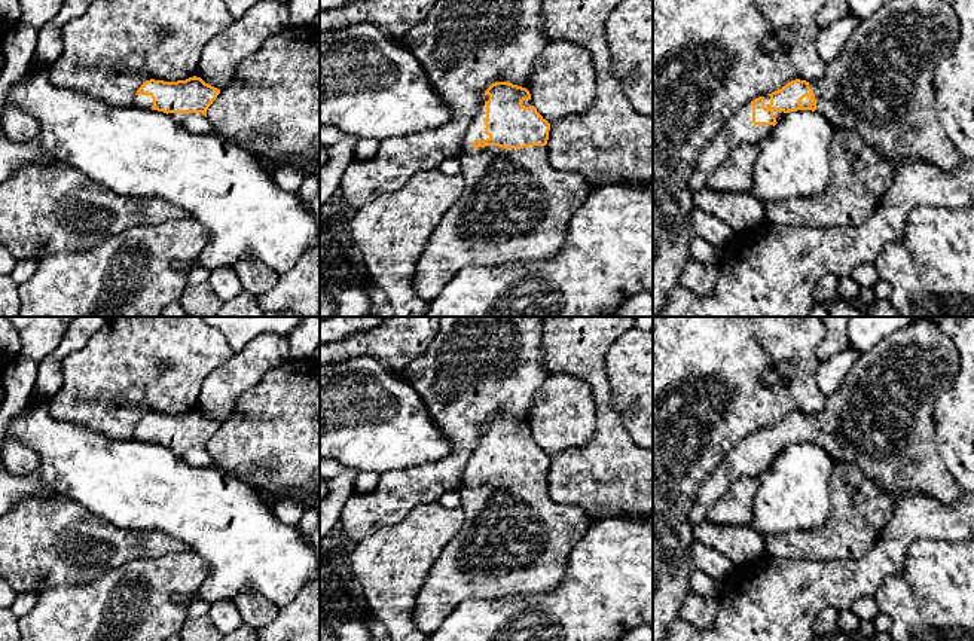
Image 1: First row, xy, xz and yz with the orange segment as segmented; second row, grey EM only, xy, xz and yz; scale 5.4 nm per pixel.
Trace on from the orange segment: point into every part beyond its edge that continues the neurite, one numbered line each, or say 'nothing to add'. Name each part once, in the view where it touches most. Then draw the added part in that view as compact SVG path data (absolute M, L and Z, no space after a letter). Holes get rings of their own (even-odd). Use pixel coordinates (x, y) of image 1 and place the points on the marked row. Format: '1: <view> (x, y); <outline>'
1: xz (516, 205); M489 95L482 97L458 156L464 190L442 217L415 263L412 286L427 302L436 299L464 268L553 259L564 245L570 219L592 192L583 175L555 168L546 146L476 149L474 140L489 138L485 134L488 100Z

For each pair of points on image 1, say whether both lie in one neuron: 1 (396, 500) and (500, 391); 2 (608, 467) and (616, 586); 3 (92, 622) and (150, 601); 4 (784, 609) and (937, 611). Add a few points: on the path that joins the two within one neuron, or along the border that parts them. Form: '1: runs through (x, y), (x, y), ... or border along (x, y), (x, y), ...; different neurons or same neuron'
1: runs through (427, 482), (461, 452), (463, 429), (469, 423); same neuron
2: border along (614, 515), (607, 518); different neurons
3: runs through (107, 622), (118, 622), (136, 606); same neuron
4: border along (900, 573), (889, 574), (872, 595); different neurons

